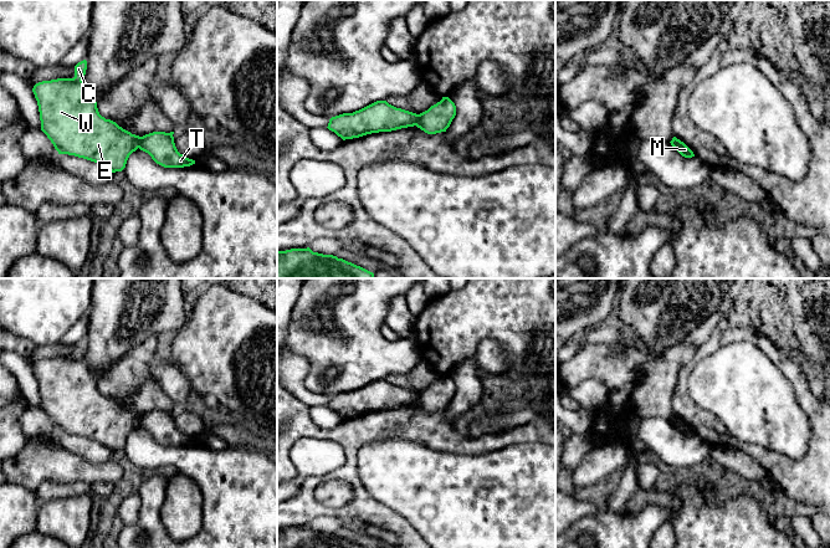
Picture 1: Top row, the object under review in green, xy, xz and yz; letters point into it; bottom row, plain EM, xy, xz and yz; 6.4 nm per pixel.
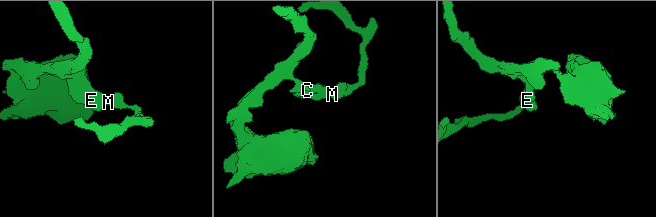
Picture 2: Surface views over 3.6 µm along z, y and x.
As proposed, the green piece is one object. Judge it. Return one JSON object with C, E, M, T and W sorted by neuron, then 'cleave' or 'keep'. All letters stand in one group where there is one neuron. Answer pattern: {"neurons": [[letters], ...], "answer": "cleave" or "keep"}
{"neurons": [["C", "E", "W"], ["M", "T"]], "answer": "cleave"}

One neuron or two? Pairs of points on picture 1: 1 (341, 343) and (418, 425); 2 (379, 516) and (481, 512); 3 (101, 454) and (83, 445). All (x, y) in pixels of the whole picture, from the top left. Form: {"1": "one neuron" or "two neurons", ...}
{"1": "two neurons", "2": "two neurons", "3": "one neuron"}

